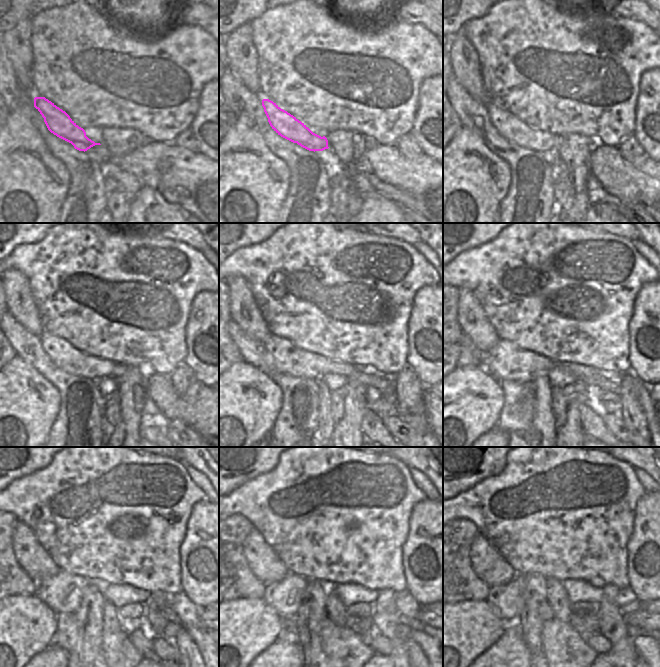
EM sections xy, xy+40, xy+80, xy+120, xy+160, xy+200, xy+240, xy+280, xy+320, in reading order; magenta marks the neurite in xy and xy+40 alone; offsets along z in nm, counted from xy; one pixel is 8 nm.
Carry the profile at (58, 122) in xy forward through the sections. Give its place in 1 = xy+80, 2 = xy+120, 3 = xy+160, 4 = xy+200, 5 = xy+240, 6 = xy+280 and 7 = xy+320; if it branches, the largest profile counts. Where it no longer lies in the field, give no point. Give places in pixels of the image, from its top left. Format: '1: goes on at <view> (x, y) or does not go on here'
1: goes on at xy+80 (508, 125)
2: goes on at xy+120 (65, 356)
3: goes on at xy+160 (288, 358)
4: goes on at xy+200 (505, 360)
5: goes on at xy+240 (63, 592)
6: goes on at xy+280 (284, 597)
7: goes on at xy+320 (505, 599)

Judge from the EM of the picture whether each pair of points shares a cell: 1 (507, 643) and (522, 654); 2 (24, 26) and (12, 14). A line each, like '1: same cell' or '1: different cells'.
1: same cell
2: different cells

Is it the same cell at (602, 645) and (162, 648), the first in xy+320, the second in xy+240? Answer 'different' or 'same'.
same

